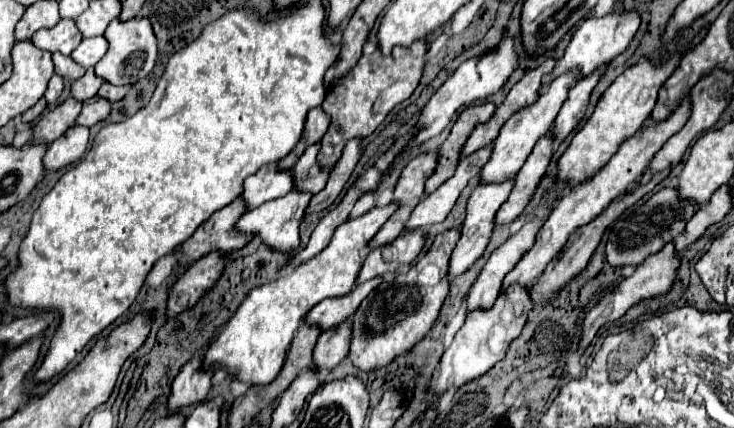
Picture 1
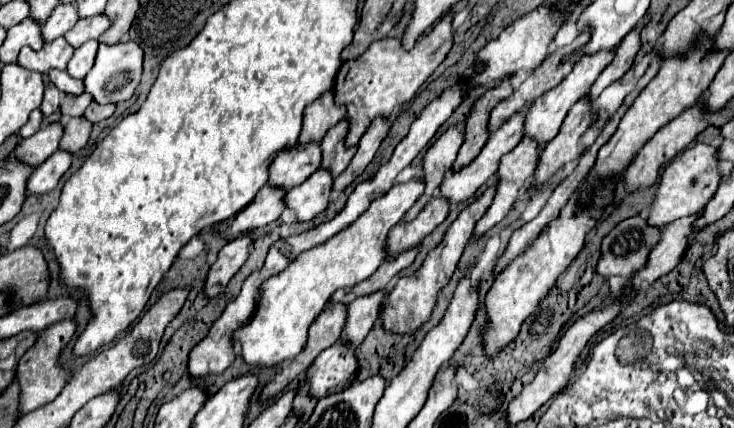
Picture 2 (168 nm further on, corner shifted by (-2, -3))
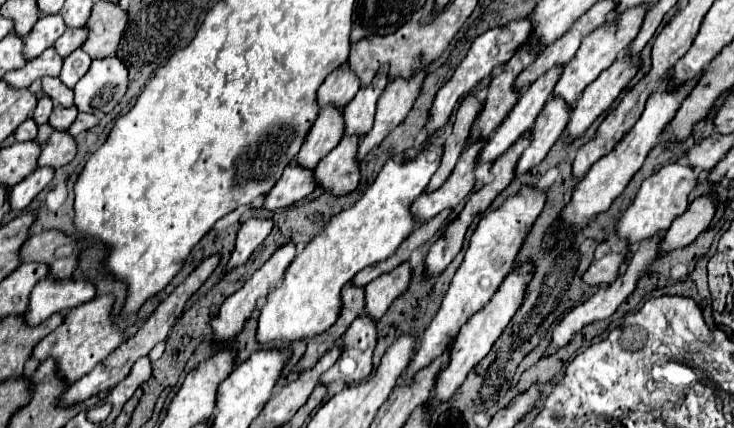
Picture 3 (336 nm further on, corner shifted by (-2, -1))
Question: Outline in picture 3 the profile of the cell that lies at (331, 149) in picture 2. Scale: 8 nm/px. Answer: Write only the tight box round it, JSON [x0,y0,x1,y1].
[343,68,387,138]

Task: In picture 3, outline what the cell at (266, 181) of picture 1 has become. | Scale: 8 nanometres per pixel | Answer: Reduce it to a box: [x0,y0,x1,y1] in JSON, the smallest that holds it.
[295,110,343,170]

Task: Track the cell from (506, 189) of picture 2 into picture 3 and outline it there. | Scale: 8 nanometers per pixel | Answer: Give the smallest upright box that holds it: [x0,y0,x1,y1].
[515,98,571,178]

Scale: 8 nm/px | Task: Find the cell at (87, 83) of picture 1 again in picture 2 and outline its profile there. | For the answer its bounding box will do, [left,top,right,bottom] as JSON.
[61,94,91,118]

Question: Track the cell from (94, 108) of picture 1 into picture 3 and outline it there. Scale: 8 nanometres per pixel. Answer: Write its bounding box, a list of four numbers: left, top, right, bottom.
[39,130,77,166]

